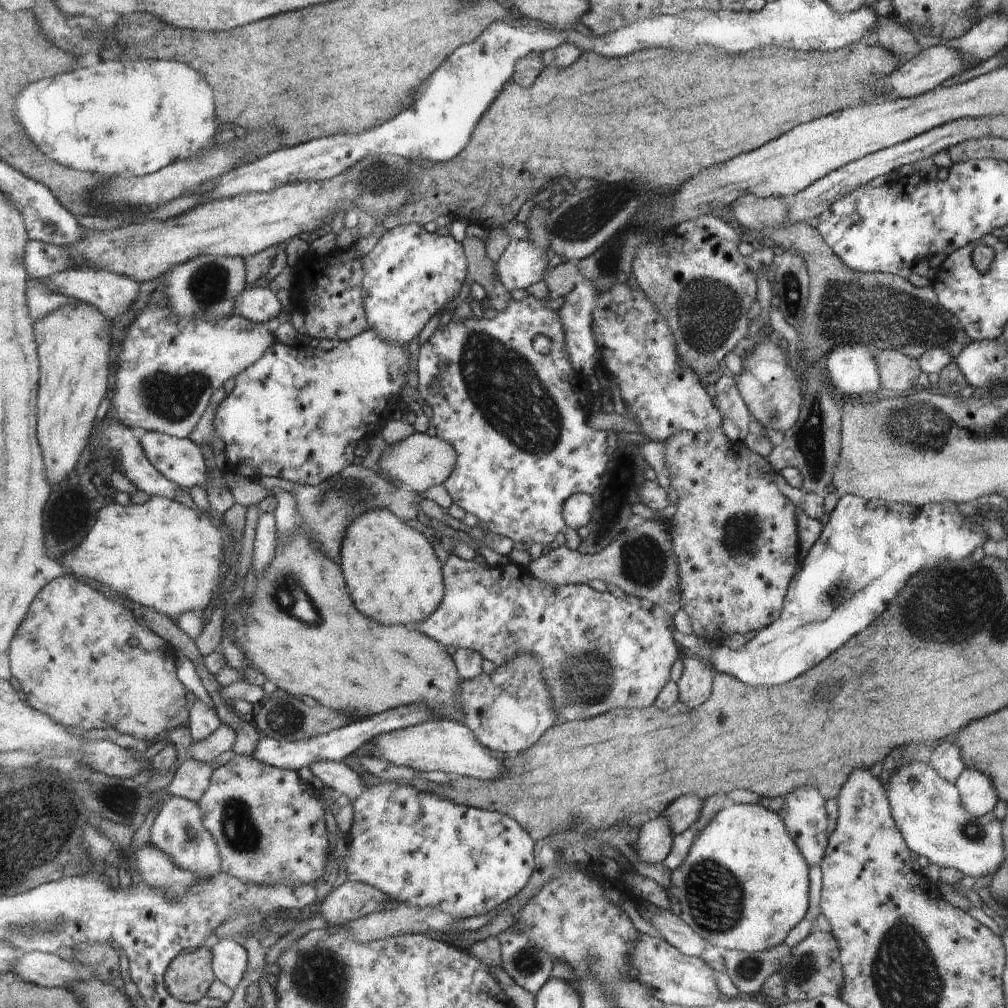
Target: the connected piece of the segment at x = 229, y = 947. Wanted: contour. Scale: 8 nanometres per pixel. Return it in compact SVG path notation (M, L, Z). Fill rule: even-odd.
M232 938L214 942L212 950L217 978L231 989L236 989L247 972L247 951Z

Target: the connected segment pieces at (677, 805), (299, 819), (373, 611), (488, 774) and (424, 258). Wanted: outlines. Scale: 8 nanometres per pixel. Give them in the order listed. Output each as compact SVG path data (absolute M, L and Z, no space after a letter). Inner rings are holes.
M684 796L682 800L674 800L661 817L666 820L674 835L680 835L698 821L699 812L704 806L704 799L694 796Z
M236 753L231 762L215 769L212 785L199 804L205 815L205 828L220 844L223 872L256 885L294 885L312 881L312 870L316 870L316 877L324 872L324 860L328 860L330 850L324 808L320 806L316 790L300 782L298 776L296 771L278 769L254 757Z
M388 510L368 511L348 526L340 566L346 568L346 584L350 596L354 596L354 604L380 622L386 618L386 624L402 624L406 627L408 624L420 624L437 611L445 598L445 584L442 584L440 572L442 564L432 546L424 534L404 524Z
M431 719L400 731L382 734L374 746L374 754L394 765L418 771L441 771L482 780L494 780L506 770L504 762L490 756L489 750L476 740L474 732L464 724L450 719Z
M415 223L398 226L397 228L392 228L392 230L384 232L373 250L361 258L361 261L364 276L362 276L360 292L365 319L368 321L365 330L372 330L372 332L376 332L378 336L382 336L382 338L386 338L386 340L392 340L394 344L398 344L398 346L402 346L402 348L408 347L408 342L410 342L414 336L418 336L418 334L422 332L422 328L426 326L426 322L428 322L428 320L430 320L430 318L432 318L432 316L434 316L434 314L436 314L446 302L452 302L452 298L460 292L460 288L464 288L462 282L464 282L464 276L466 276L466 258L464 258L462 244L458 244L454 238L450 238L450 235L440 236L440 234L426 232L424 227Z

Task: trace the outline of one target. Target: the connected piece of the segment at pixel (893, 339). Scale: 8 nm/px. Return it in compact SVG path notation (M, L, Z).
M744 194L730 204L729 211L733 221L743 229L755 230L756 234L762 233L764 238L776 242L778 251L790 248L804 258L809 273L809 296L798 335L805 343L800 350L802 359L809 366L842 342L870 344L874 352L898 350L912 358L921 358L934 347L950 347L950 355L954 359L965 348L967 336L958 318L940 304L937 289L932 284L917 287L906 278L849 268L826 244L817 228L812 228L809 222L788 222L787 199Z

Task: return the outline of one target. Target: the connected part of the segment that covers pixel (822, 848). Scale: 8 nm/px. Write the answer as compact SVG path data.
M802 786L802 788L790 792L790 796L783 797L782 808L778 814L785 822L786 829L789 830L794 841L797 842L809 868L819 866L825 857L826 848L829 847L825 798L821 792L818 792L814 786Z

